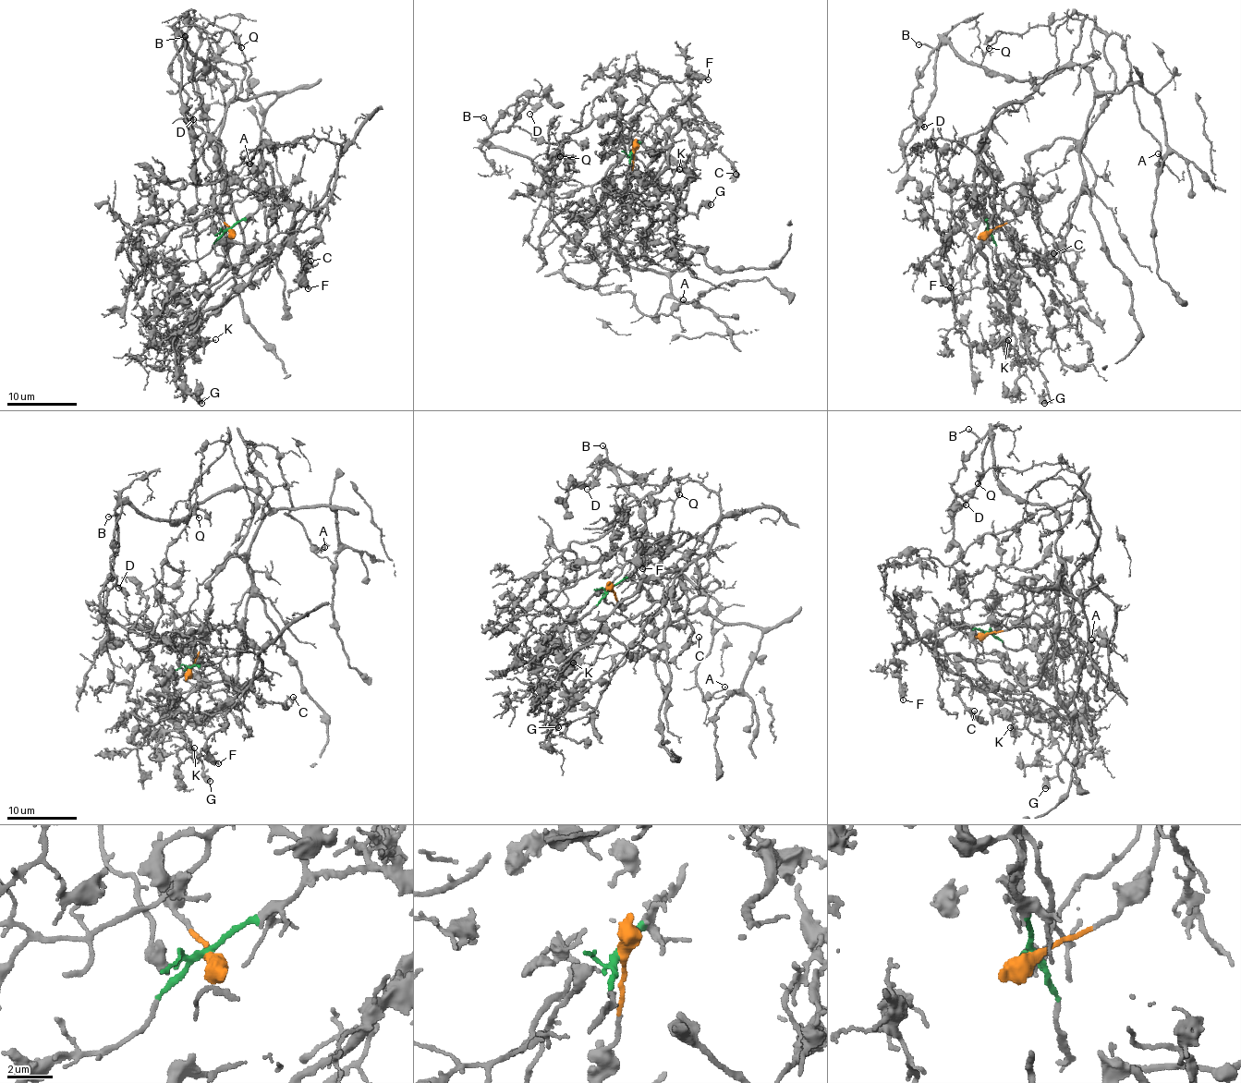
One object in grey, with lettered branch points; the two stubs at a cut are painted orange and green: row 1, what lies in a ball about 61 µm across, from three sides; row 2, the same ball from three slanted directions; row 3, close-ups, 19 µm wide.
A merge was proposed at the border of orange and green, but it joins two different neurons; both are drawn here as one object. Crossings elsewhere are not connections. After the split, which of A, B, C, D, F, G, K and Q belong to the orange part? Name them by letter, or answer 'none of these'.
A, B, D, Q

